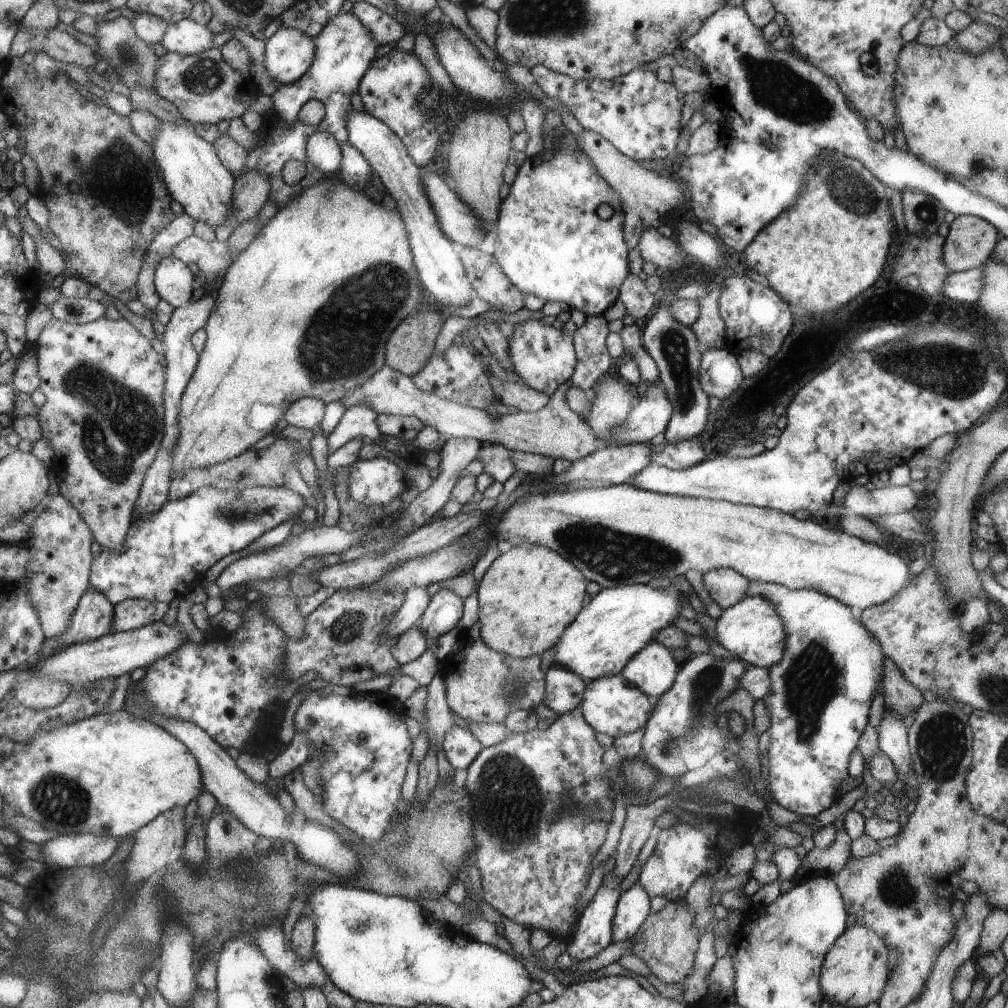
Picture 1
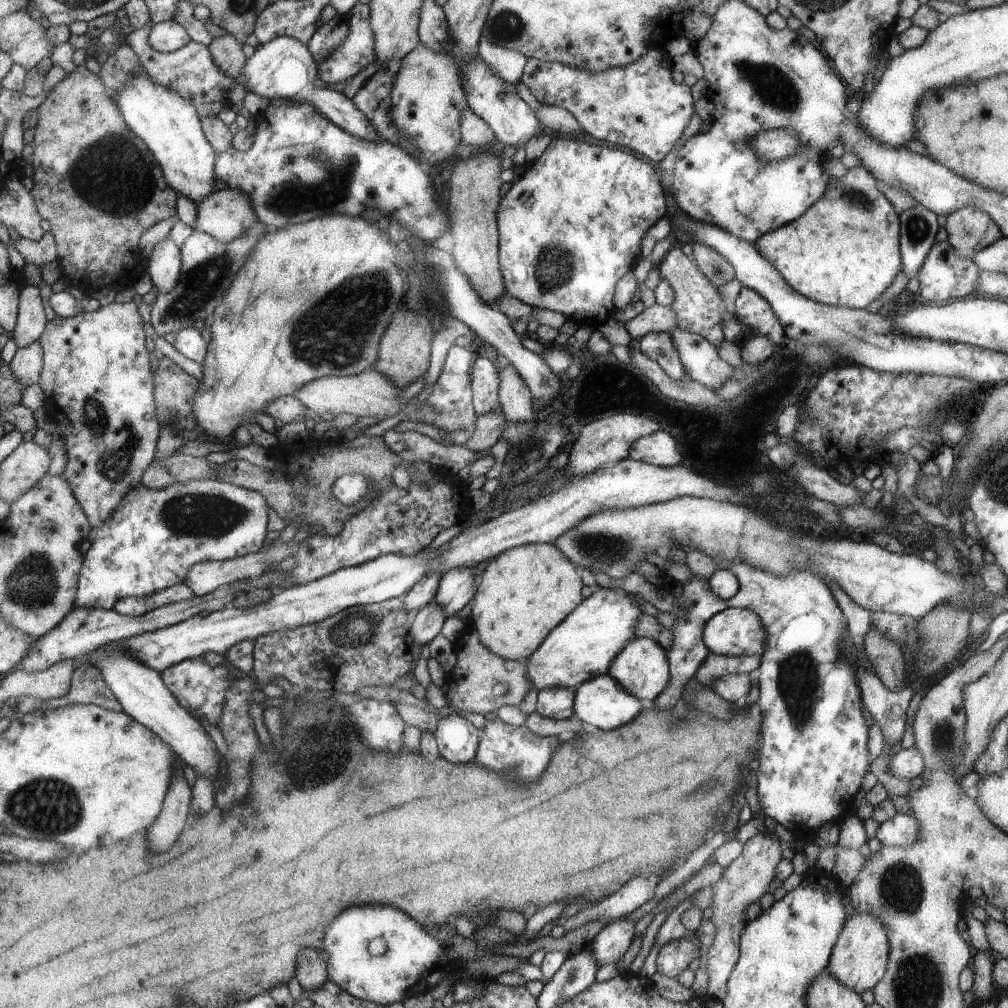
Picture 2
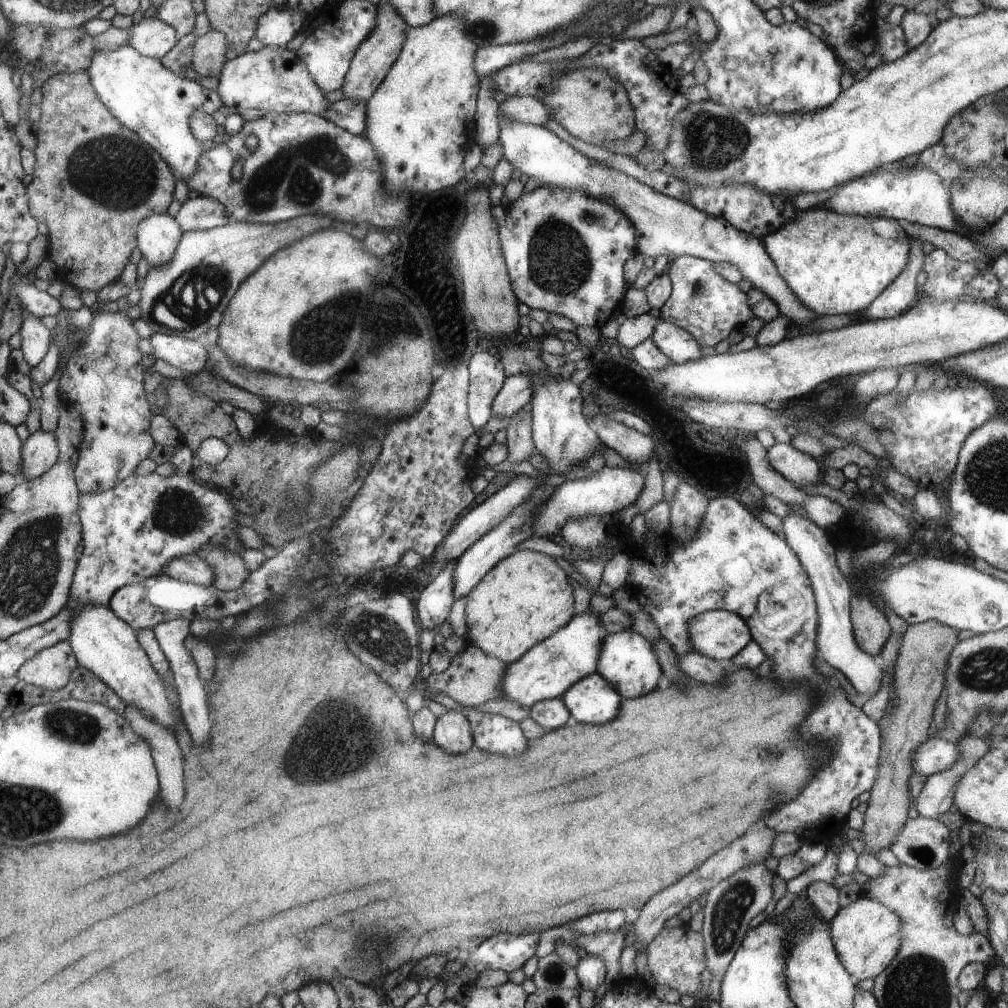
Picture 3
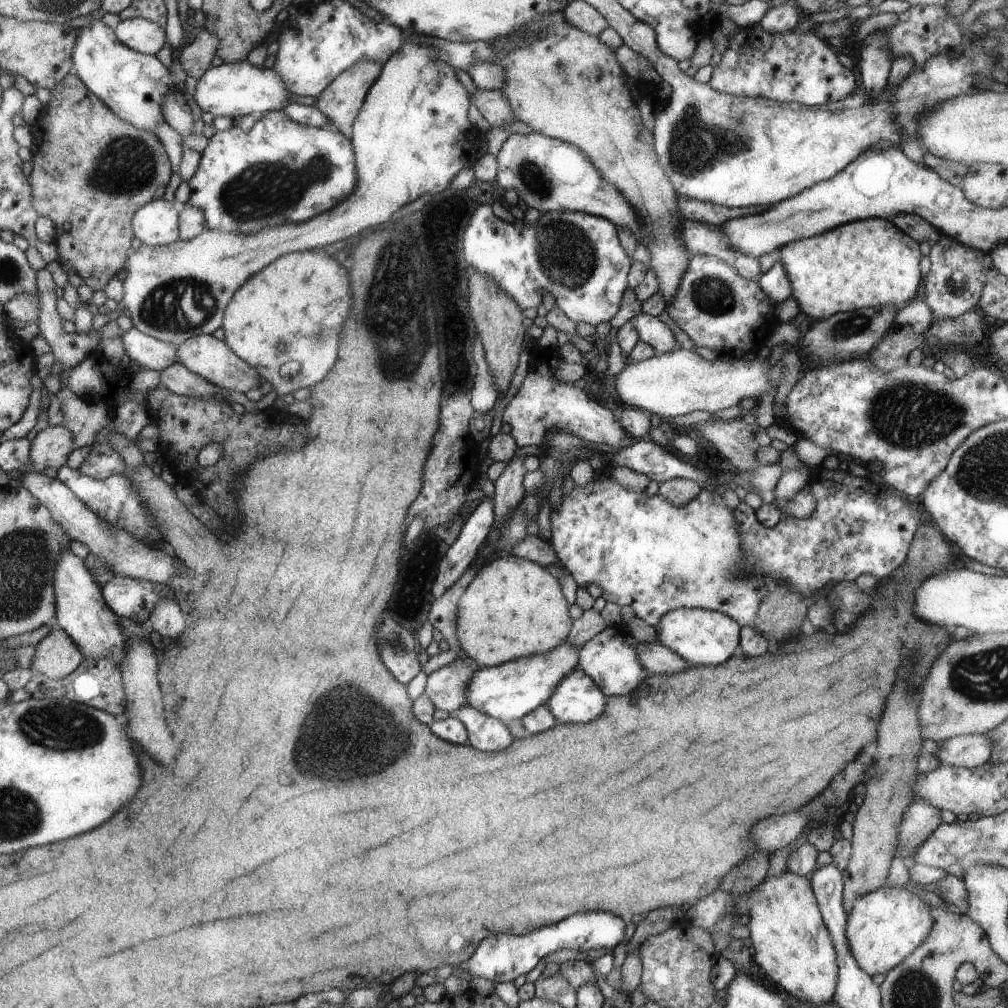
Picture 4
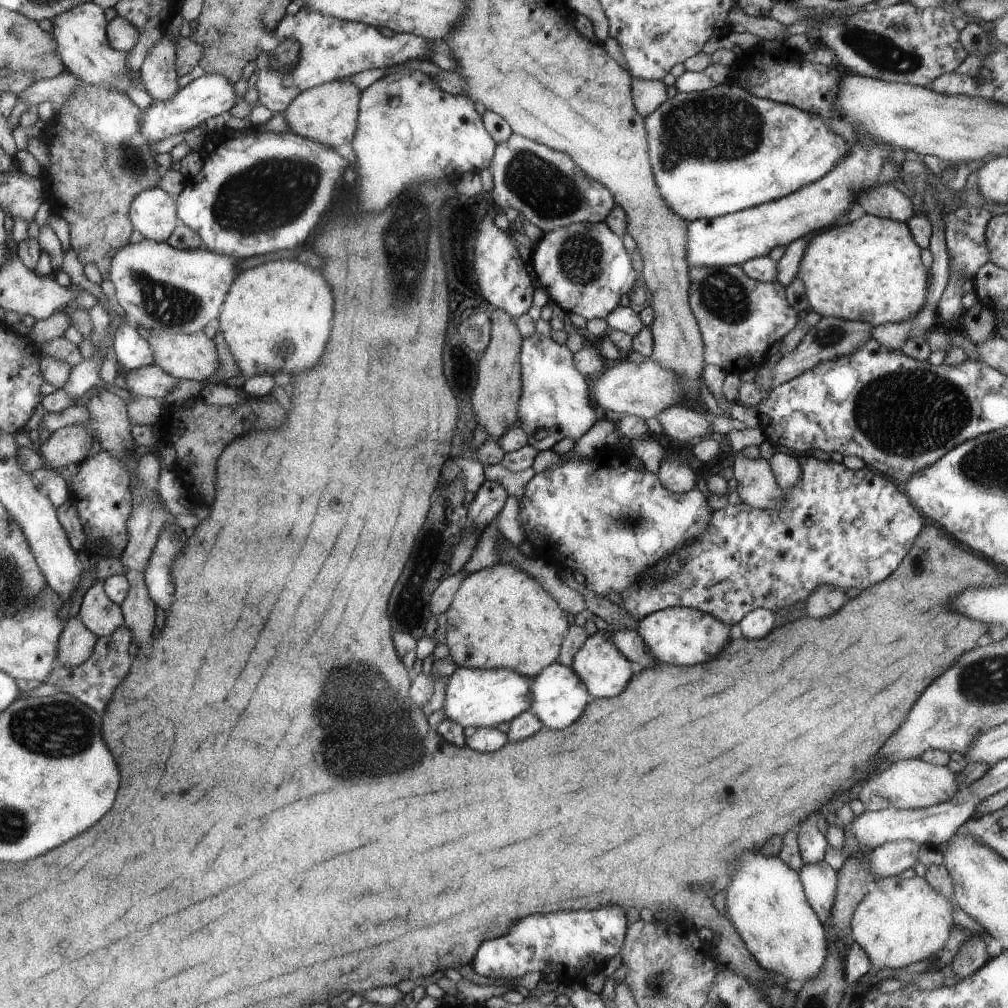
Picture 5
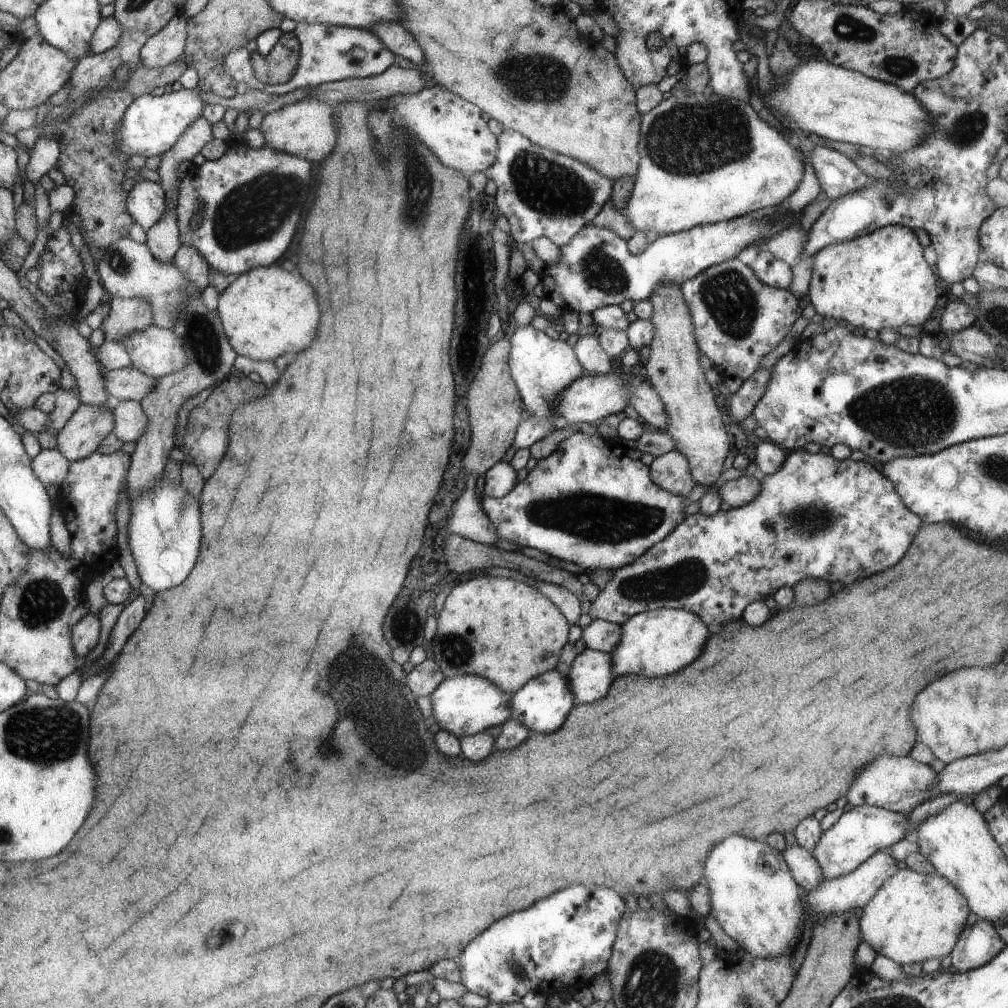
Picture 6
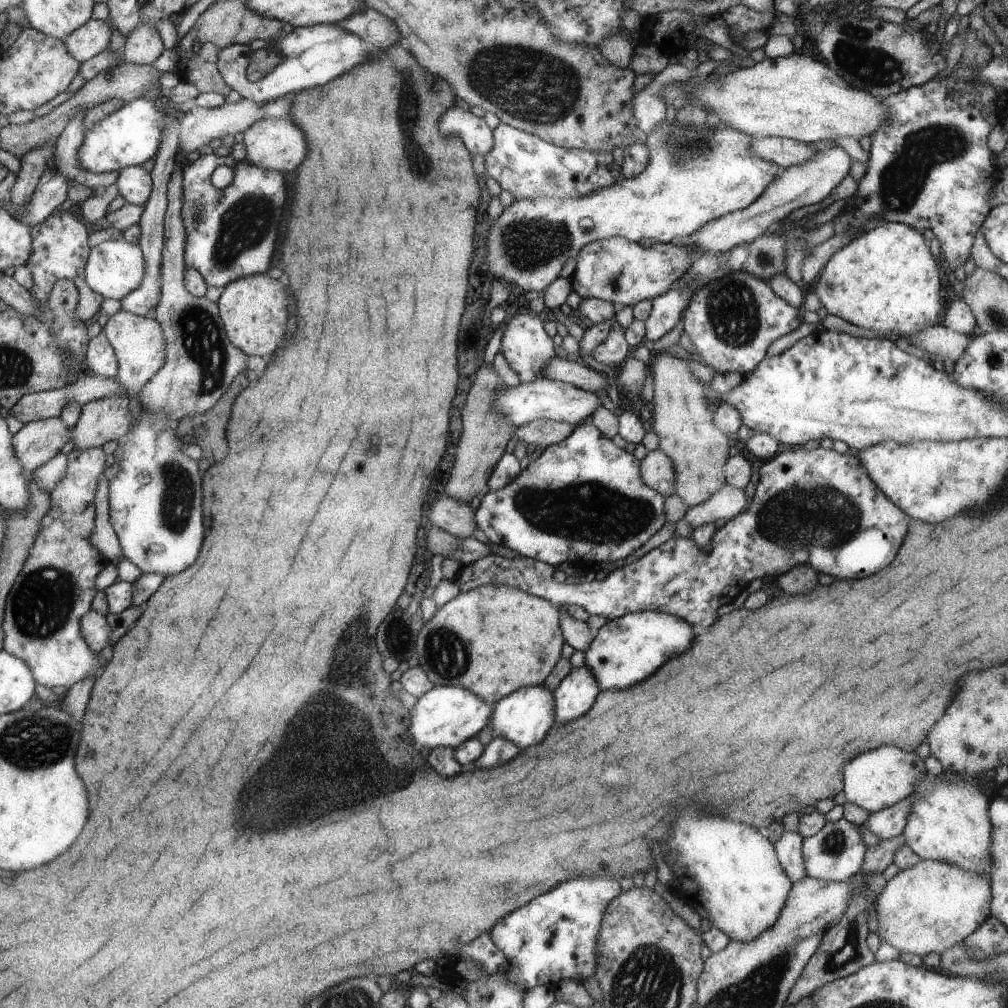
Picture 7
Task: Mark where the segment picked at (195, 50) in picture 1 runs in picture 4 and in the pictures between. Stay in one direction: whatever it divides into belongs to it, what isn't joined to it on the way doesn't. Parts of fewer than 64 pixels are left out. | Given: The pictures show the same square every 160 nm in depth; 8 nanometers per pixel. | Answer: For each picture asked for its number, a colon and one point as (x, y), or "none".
2: (165, 37)
3: (153, 38)
4: (147, 37)

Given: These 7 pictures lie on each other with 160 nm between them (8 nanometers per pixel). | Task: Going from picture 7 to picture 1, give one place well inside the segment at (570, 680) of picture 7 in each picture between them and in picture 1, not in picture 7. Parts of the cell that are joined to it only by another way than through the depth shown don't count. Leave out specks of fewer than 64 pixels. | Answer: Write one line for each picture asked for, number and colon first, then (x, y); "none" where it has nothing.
1: (653, 669)
2: (642, 666)
3: (628, 660)
4: (611, 658)
5: (606, 671)
6: (591, 674)

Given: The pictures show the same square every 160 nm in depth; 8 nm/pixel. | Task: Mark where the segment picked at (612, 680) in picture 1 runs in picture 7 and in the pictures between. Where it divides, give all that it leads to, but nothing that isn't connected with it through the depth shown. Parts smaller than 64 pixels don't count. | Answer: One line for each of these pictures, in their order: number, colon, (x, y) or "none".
2: (604, 702)
3: (593, 699)
4: (578, 698)
5: (559, 695)
6: (543, 703)
7: (525, 717)

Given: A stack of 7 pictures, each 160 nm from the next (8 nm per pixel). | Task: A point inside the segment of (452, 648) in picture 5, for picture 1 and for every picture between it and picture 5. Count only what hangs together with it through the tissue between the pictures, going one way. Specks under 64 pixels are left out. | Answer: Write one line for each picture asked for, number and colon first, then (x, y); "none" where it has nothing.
1: (529, 595)
2: (525, 592)
3: (523, 599)
4: (513, 608)

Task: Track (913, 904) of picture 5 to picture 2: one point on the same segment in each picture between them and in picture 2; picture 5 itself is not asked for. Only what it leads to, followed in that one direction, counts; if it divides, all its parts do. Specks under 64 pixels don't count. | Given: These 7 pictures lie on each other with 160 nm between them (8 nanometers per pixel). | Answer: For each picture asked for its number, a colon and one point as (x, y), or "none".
2: (860, 958)
3: (866, 933)
4: (884, 928)

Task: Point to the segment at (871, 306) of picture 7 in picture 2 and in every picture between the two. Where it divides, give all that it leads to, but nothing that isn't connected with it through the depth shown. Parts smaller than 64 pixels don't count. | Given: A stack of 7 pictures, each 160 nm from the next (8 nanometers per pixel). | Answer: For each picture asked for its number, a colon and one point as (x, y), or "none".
2: (845, 252)
3: (836, 263)
4: (868, 263)
5: (869, 269)
6: (881, 279)

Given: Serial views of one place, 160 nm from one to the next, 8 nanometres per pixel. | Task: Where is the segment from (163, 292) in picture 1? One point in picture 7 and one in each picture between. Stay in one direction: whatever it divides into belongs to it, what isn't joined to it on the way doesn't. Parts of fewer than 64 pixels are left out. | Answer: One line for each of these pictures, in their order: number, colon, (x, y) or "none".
2: (165, 267)
3: (158, 237)
4: (158, 223)
5: (154, 211)
6: (147, 201)
7: (135, 184)

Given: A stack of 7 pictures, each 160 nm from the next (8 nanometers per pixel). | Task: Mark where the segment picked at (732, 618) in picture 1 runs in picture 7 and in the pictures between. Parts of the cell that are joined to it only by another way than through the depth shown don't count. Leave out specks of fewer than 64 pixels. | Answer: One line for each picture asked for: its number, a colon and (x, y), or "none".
2: (733, 632)
3: (717, 634)
4: (701, 636)
5: (685, 636)
6: (648, 639)
7: (625, 651)

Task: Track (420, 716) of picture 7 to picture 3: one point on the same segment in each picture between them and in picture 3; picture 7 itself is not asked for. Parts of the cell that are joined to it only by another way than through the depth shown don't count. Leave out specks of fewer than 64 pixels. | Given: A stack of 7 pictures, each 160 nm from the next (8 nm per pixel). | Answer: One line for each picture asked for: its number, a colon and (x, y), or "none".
3: (548, 670)
4: (510, 691)
5: (474, 698)
6: (464, 705)

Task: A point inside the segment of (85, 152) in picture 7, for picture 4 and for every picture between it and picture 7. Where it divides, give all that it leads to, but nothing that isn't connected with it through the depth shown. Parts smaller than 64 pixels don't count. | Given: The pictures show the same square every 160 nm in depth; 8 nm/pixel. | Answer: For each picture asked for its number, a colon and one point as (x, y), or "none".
4: (240, 89)
5: (210, 95)
6: (152, 125)

